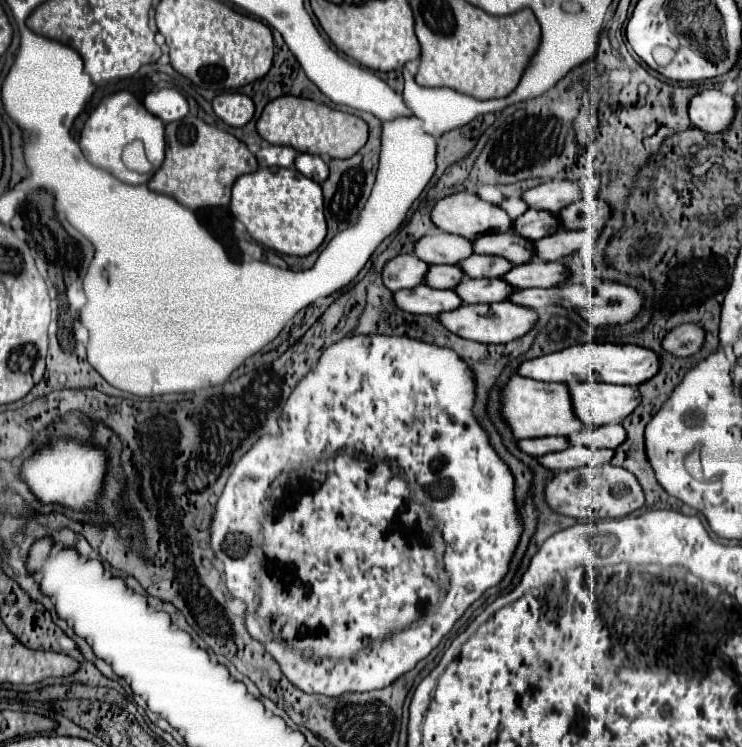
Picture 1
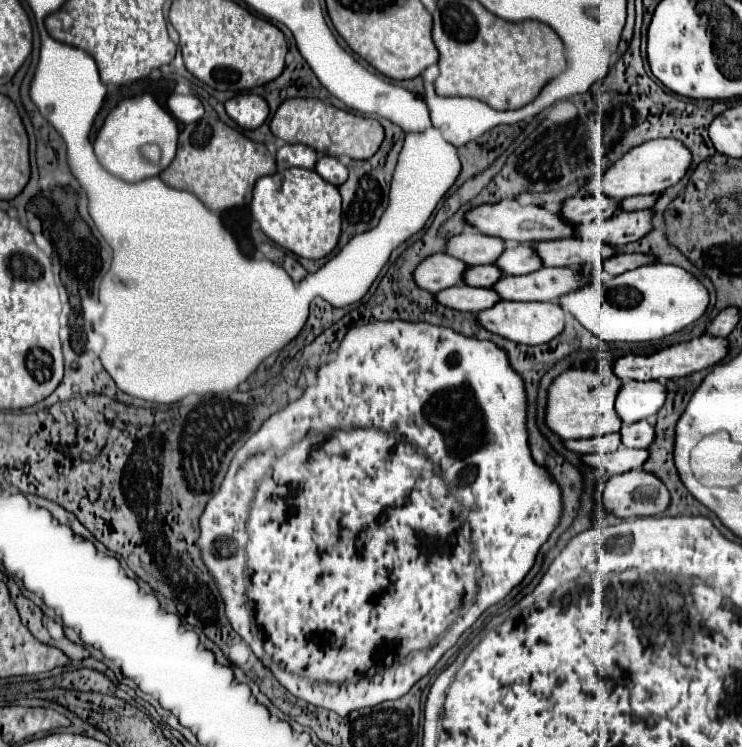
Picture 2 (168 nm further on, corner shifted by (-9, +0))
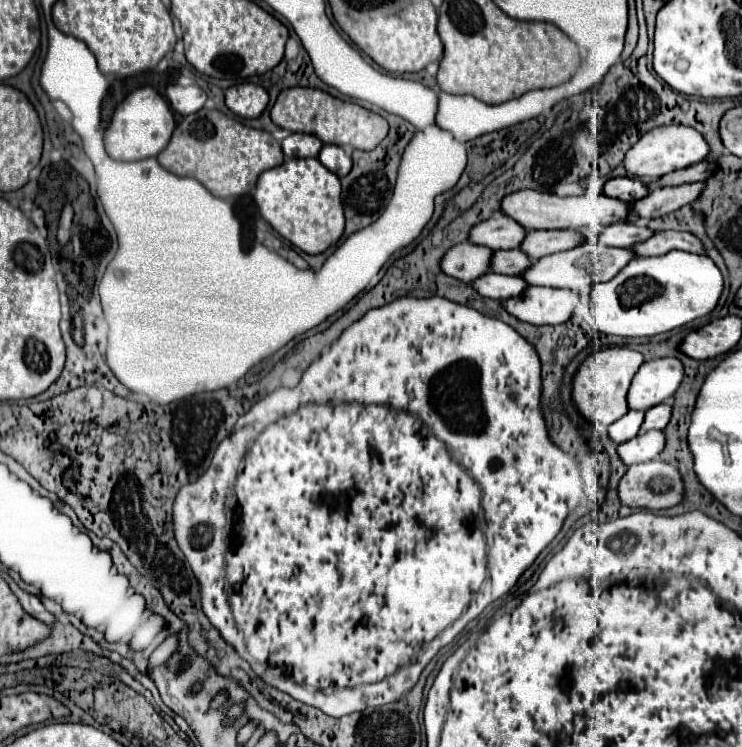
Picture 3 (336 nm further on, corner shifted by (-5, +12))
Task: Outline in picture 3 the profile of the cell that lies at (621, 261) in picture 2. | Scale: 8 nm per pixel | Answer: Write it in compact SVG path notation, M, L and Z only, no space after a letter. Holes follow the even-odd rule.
M655 232L649 240L635 244L631 250L635 256L663 256L671 250L703 254L701 242L687 232Z

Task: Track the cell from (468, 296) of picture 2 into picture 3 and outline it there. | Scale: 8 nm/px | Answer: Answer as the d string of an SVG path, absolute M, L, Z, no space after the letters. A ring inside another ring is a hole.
M493 272L479 276L477 280L471 282L471 286L483 298L493 298L493 300L519 296L527 288L525 280L521 280L519 276L505 276L505 274L493 274Z

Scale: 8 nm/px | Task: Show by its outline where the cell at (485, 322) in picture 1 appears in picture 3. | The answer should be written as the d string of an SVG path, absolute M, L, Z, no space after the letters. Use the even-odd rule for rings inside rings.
M529 286L523 294L503 300L503 308L521 322L547 326L567 322L577 302L579 296L571 290Z

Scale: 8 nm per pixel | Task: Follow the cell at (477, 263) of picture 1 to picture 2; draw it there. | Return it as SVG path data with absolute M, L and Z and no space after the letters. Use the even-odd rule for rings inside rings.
M507 244L505 252L497 260L497 266L503 270L503 274L517 276L539 270L543 262L531 244Z

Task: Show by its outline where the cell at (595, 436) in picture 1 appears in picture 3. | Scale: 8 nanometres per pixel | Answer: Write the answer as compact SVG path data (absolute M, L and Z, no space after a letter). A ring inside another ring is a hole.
M657 404L645 412L645 420L641 424L641 432L647 430L663 430L669 422L669 404Z

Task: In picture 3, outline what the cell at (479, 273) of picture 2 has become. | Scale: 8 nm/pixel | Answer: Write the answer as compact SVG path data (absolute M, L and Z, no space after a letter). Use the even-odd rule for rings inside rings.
M497 250L491 256L491 272L517 276L529 266L529 258L521 250Z

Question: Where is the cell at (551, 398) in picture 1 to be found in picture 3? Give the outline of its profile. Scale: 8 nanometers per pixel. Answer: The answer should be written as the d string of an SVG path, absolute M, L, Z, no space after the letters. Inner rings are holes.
M611 346L611 348L593 352L589 358L581 362L571 382L571 398L573 398L573 406L577 408L577 412L587 420L599 422L605 426L619 420L623 414L629 412L625 394L629 390L631 378L635 376L641 364L643 364L643 356L629 348Z

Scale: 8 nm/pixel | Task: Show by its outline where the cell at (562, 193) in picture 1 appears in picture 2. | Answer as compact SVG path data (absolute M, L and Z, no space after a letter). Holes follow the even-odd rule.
M657 138L649 140L641 146L635 146L629 150L621 160L617 160L609 172L605 172L601 178L591 178L585 186L587 194L595 192L605 192L609 198L623 200L639 194L653 194L653 192L663 192L677 184L689 170L691 170L693 156L685 144L681 144L675 138Z

